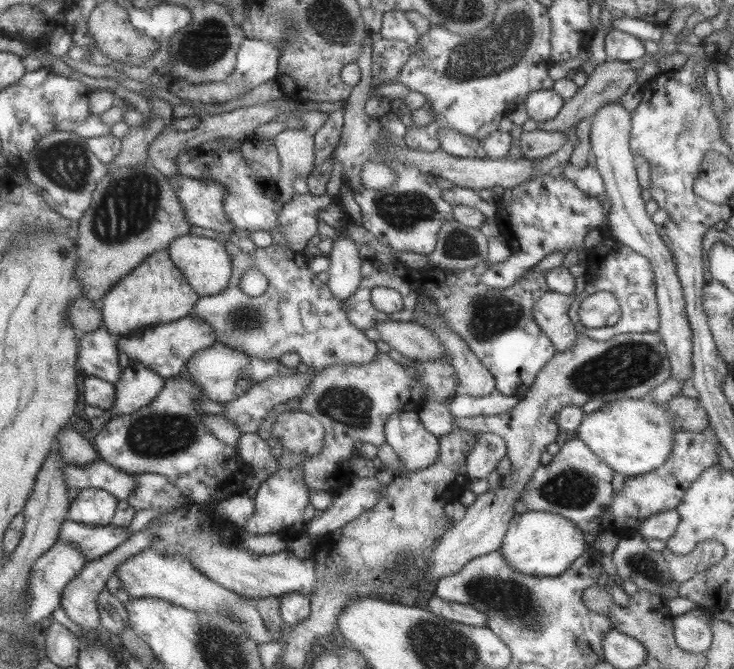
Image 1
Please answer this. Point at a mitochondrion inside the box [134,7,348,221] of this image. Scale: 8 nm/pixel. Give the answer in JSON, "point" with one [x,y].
{"point":[205,45]}

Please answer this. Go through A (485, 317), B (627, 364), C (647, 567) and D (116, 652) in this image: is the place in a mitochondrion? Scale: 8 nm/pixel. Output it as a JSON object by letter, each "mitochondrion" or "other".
{"A":"mitochondrion","B":"mitochondrion","C":"mitochondrion","D":"other"}

